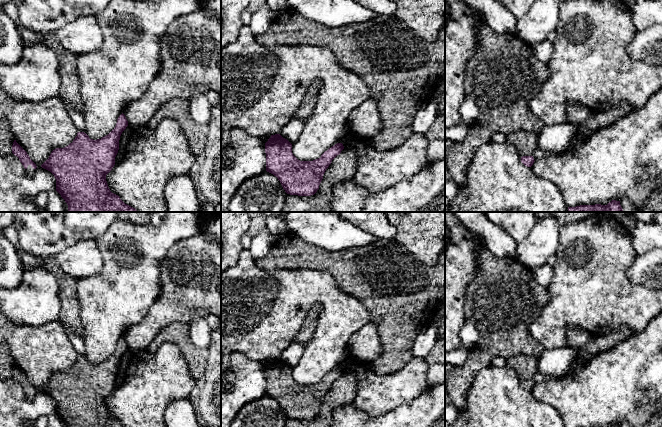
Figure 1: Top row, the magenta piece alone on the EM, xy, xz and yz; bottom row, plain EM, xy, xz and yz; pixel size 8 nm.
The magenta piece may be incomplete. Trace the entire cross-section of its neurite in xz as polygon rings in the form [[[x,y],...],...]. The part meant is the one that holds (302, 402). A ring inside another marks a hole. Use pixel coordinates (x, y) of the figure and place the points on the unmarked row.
[[[280,358],[271,359],[265,367],[266,395],[280,405],[287,418],[298,420],[314,419],[319,413],[326,393],[344,373],[337,367],[320,382],[300,385],[292,377],[292,368]]]

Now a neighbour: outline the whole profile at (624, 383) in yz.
[[[662,314],[639,334],[598,353],[587,363],[575,358],[566,374],[537,383],[531,391],[538,401],[557,410],[565,427],[609,427],[623,421],[631,427],[646,427],[653,415],[662,414]]]

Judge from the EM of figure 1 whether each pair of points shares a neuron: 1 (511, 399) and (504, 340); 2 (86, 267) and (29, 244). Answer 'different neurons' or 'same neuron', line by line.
1: different neurons
2: different neurons

